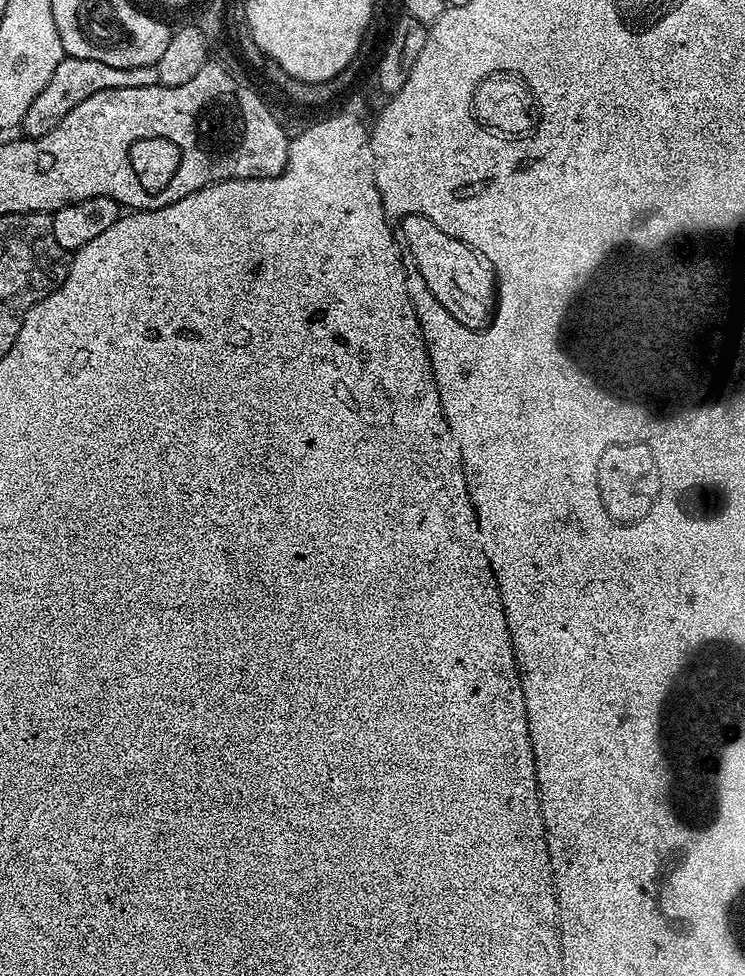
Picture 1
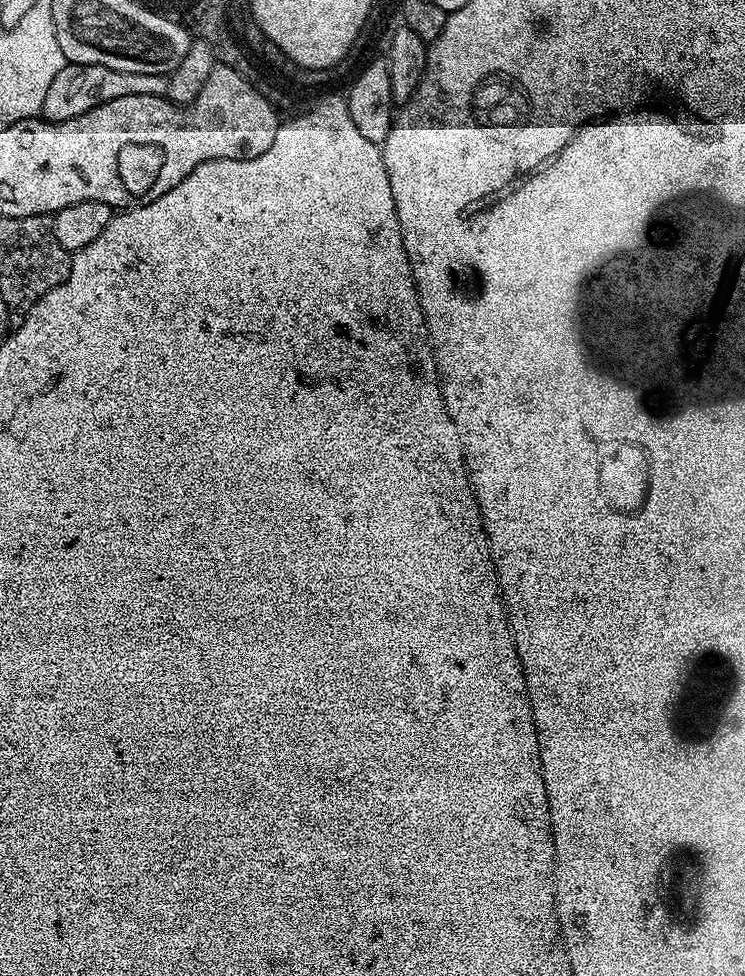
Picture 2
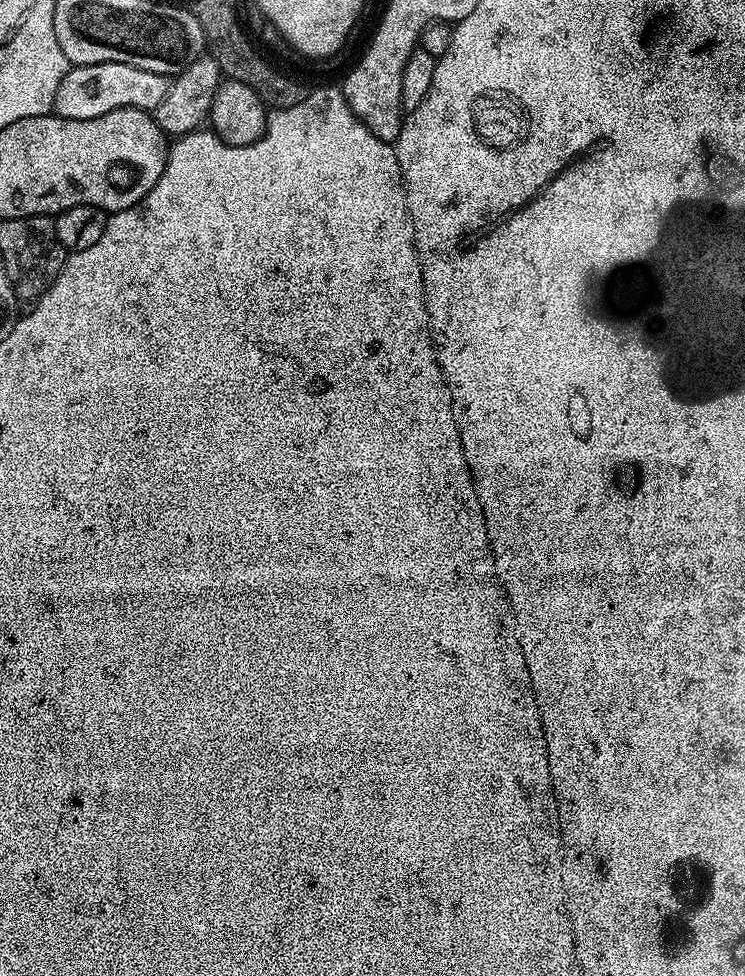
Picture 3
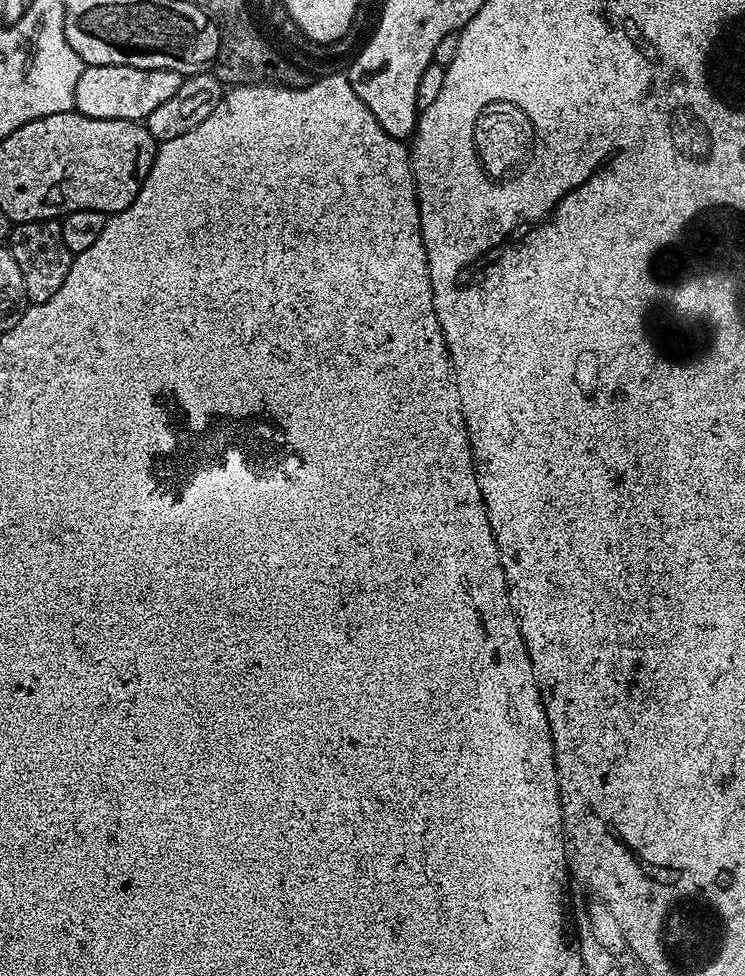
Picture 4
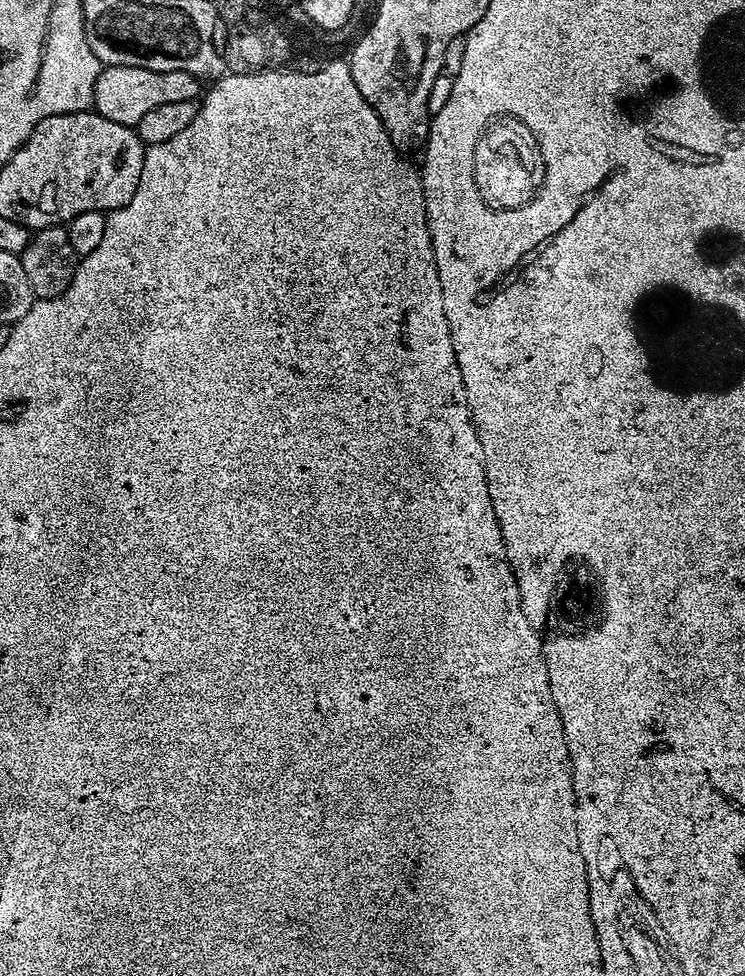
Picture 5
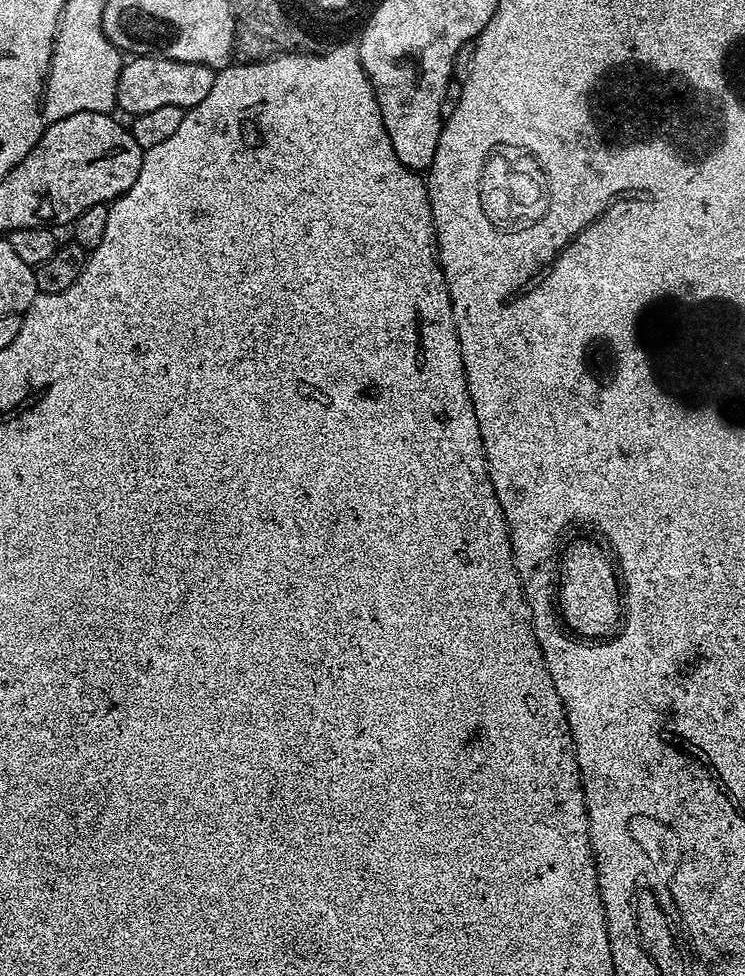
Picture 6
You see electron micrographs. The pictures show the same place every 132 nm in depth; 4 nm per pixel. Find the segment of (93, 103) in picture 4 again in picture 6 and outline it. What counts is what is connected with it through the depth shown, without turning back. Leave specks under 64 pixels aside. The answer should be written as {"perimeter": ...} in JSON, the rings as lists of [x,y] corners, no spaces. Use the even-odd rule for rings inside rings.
{"perimeter":[[[132,56],[129,61],[120,69],[116,108],[129,112],[132,118],[147,114],[149,110],[158,110],[161,106],[178,106],[185,110],[198,106],[198,102],[210,94],[217,73],[217,69],[198,62],[176,62],[161,56]]]}

